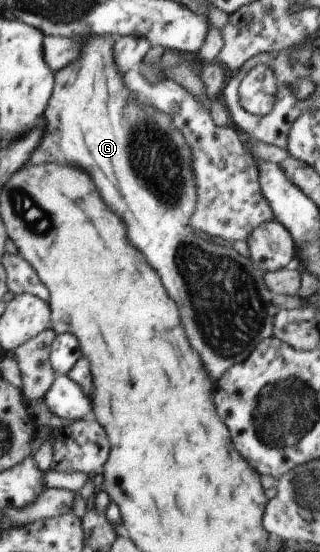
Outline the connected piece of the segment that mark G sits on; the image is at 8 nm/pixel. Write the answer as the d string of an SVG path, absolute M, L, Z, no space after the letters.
M91 36L89 39L83 39L82 55L73 64L67 65L64 69L58 70L54 73L54 89L49 99L49 107L45 111L46 129L44 132L43 143L41 147L38 146L35 157L25 166L31 166L31 163L59 163L59 165L77 165L79 169L85 169L85 173L89 173L89 177L93 177L93 183L97 185L97 191L101 193L101 199L105 201L105 205L109 205L109 209L113 209L113 213L117 213L121 217L121 221L125 221L125 229L127 229L127 237L129 243L139 249L139 253L145 257L145 261L159 273L169 297L173 297L177 301L179 313L181 313L181 323L185 327L187 339L191 343L191 347L199 353L205 371L209 373L209 379L217 384L221 377L236 364L246 361L249 355L255 350L255 347L264 341L267 337L274 336L274 318L279 311L273 306L272 292L265 286L262 275L259 271L253 269L253 265L249 263L249 259L245 259L233 249L233 247L223 247L223 245L215 245L207 236L193 232L189 226L189 219L193 214L196 205L196 186L194 183L194 176L192 173L192 156L189 147L185 144L183 135L172 125L171 119L162 112L151 108L150 106L137 106L132 99L132 94L129 88L124 85L122 81L123 74L116 69L112 50L115 37L111 36Z

